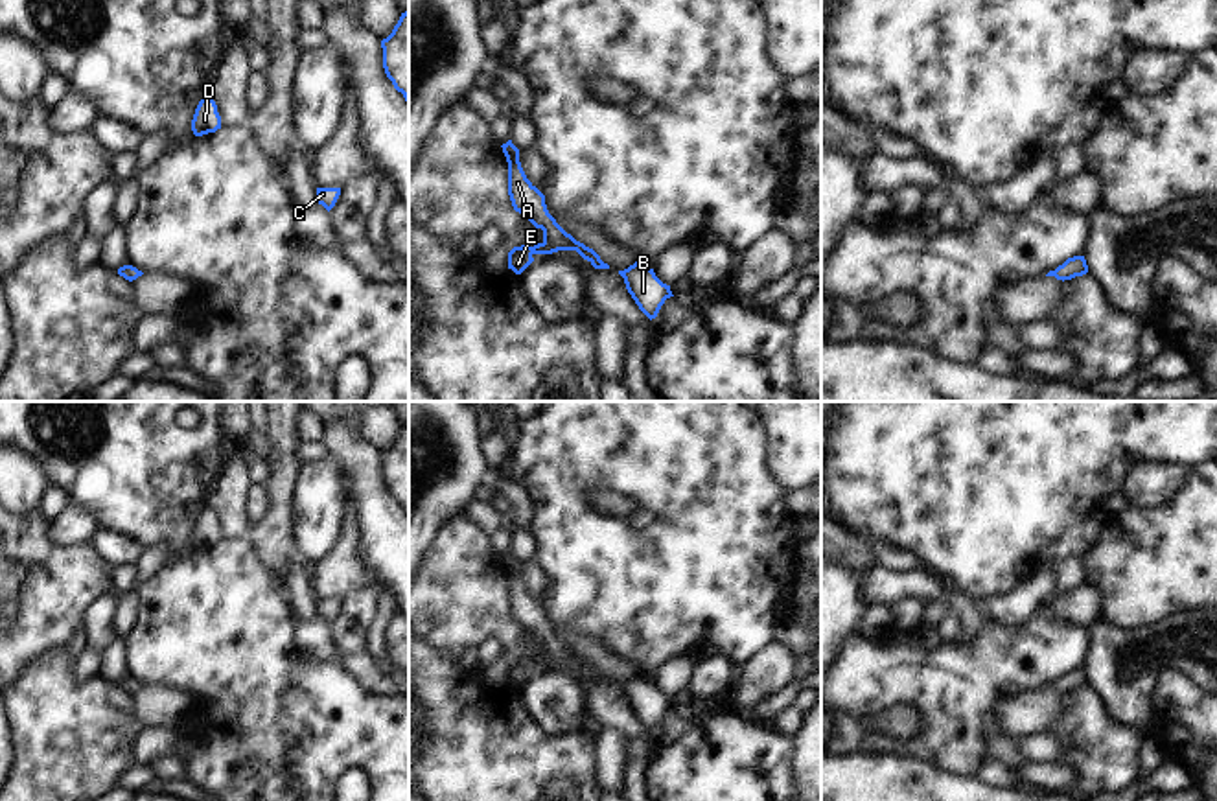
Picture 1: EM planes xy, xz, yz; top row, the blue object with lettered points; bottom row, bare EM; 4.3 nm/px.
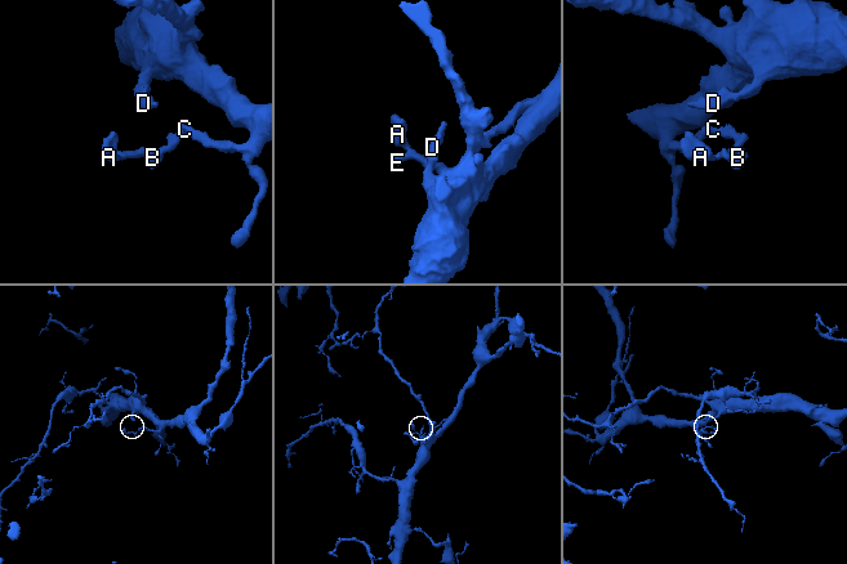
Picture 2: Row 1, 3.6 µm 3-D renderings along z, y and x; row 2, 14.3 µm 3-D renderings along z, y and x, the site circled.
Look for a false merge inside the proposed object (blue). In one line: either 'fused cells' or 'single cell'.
single cell

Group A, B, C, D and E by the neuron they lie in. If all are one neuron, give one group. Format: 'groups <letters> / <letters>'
groups A B C D E

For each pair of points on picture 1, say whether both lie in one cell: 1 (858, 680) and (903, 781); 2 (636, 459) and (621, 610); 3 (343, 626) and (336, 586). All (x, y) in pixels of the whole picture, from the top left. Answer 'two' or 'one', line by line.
1: two
2: one
3: two

